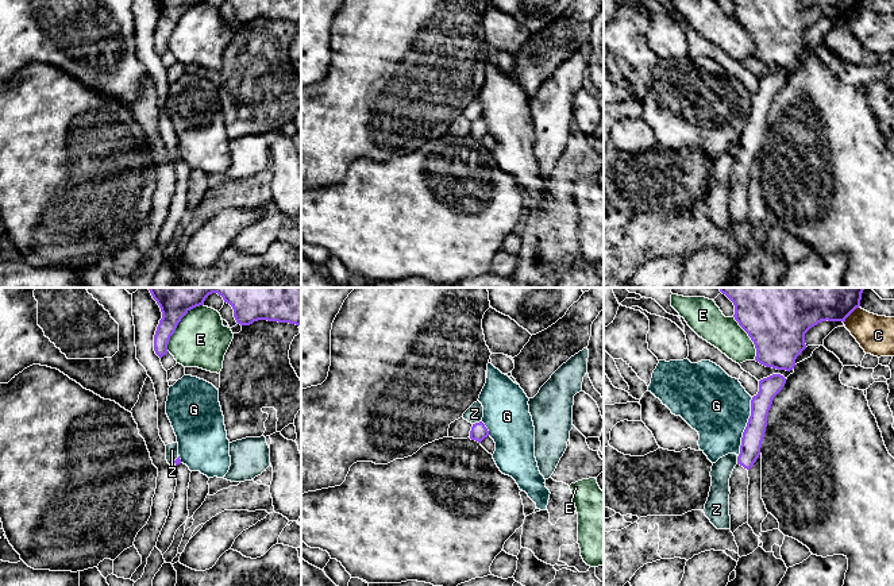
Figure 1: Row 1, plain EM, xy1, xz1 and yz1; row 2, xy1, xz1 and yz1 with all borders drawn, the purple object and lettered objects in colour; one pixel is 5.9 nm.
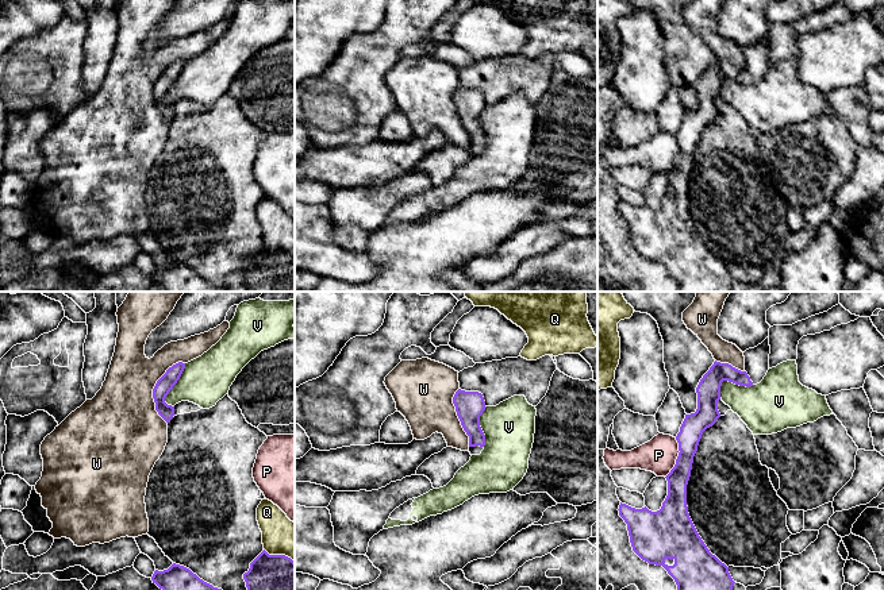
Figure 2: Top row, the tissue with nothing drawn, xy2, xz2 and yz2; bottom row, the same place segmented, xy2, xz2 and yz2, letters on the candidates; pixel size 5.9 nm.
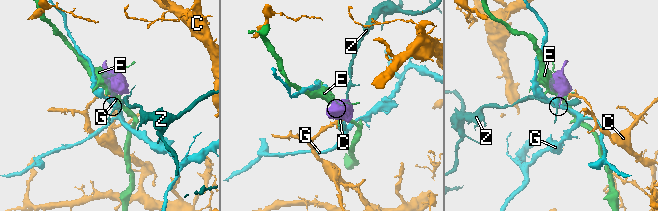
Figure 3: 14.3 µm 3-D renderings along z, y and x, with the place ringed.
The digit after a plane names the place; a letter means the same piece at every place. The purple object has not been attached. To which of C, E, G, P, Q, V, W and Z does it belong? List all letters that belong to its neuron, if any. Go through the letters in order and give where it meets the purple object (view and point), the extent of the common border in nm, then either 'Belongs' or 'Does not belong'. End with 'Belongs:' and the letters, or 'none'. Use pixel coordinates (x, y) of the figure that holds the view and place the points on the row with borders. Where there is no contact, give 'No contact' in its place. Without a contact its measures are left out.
C: Touches purple at yz1 (851, 312). Shared border 140 nm. Does not belong
E: Touches purple at xy1 (177, 324). Shared border 360 nm. Does not belong
G: Touches purple at yz1 (746, 427). Shared border 380 nm. Does not belong
P: Touches purple at yz2 (677, 458). Shared border 240 nm. Does not belong
Q: Touches purple at xy2 (279, 555). Shared border 200 nm. Does not belong
V: Touches purple at xy2 (175, 384). Shared border 280 nm. Does not belong
W: Touches purple at xy2 (153, 389). Shared border 380 nm. Does not belong
Z: Touches purple at xz1 (477, 423). Shared border 60 nm. Does not belong
Belongs: none

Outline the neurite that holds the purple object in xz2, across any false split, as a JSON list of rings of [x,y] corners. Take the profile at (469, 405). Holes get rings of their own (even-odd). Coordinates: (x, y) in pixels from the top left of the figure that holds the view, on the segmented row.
[[[458,389],[453,397],[457,416],[469,436],[470,455],[480,455],[485,446],[485,435],[480,427],[480,416],[485,410],[485,401],[478,392]]]

